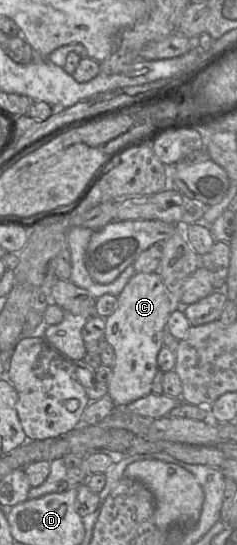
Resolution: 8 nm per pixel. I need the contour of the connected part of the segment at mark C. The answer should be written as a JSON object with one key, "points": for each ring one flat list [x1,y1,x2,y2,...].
{"points":[[156,272,135,273,116,298,116,309,105,318,104,339,115,353,112,377,107,389,115,406,125,407,151,393,152,382,158,371,157,355,163,346,166,322,177,304]]}

